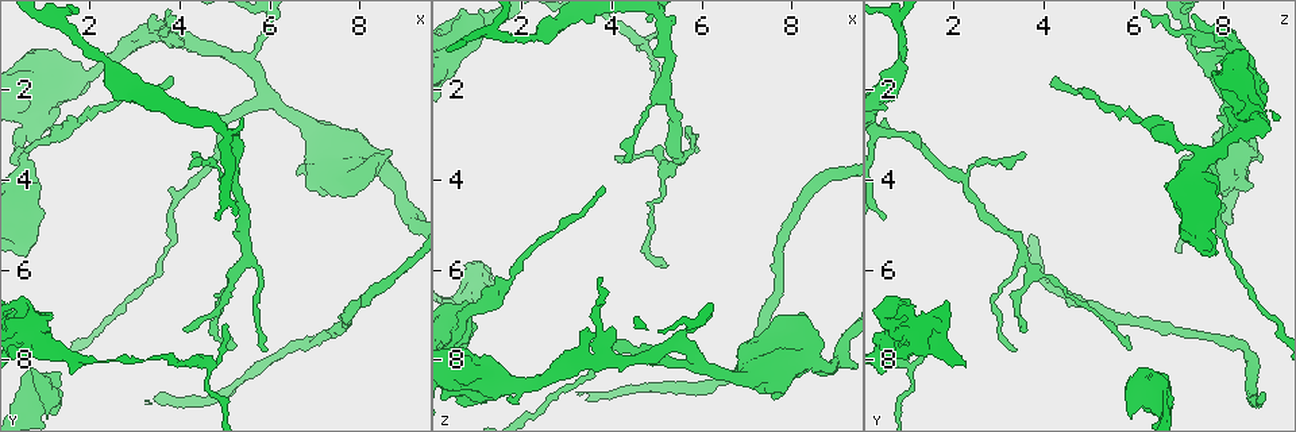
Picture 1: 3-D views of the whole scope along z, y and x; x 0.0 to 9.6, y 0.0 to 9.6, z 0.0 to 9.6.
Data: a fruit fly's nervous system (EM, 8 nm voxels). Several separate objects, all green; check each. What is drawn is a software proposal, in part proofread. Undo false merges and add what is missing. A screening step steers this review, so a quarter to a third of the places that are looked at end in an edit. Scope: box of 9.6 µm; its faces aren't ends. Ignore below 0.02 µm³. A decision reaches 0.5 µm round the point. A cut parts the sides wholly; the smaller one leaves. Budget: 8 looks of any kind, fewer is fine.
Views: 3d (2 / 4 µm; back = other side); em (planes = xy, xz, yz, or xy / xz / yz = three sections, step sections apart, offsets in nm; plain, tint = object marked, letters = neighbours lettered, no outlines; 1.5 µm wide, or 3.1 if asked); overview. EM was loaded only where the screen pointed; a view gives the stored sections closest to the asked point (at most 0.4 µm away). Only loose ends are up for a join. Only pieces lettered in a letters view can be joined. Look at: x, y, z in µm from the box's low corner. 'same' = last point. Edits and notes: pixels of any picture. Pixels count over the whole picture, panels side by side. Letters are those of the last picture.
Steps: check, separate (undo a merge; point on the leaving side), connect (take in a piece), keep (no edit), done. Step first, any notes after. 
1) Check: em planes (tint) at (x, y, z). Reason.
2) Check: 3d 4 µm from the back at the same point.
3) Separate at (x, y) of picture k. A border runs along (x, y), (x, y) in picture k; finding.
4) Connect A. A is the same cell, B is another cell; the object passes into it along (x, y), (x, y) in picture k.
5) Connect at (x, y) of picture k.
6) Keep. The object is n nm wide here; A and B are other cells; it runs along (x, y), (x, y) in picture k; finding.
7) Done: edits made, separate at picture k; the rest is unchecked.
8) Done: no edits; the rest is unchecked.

Check: 3d 4 µm at (2.60, 1.65, 0.60). Thick turns thin.

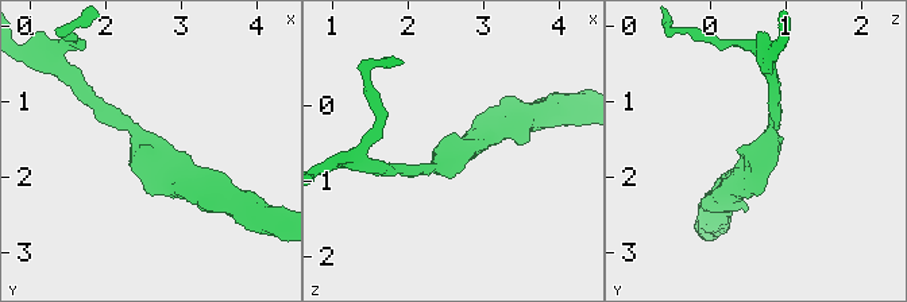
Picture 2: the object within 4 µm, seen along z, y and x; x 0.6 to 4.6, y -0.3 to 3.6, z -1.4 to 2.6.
Check: em planes (letters) at (2.55, 1.75, 0.65). The arms are 180, 380 nm wide.

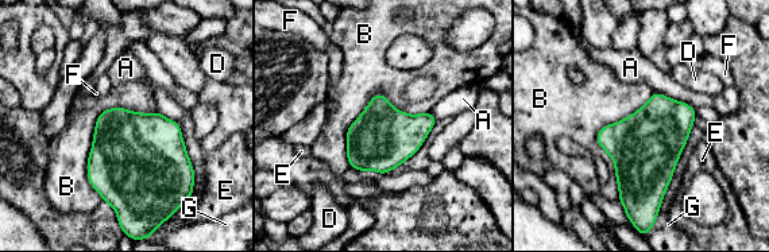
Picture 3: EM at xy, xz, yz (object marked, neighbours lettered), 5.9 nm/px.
Keep. A, B, D, E, F and G are other cells; a border runs along (157, 111), (97, 117), (103, 201) in picture 3; one neuron here.

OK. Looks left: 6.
Check: em xy step 4 (letters) at (4.15, 7.35, 3.50). Free end.

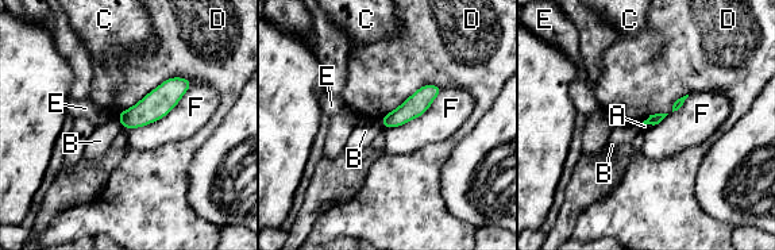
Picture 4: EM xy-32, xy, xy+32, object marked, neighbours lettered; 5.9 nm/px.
Check: em yz step 8 (letters) at the same point.

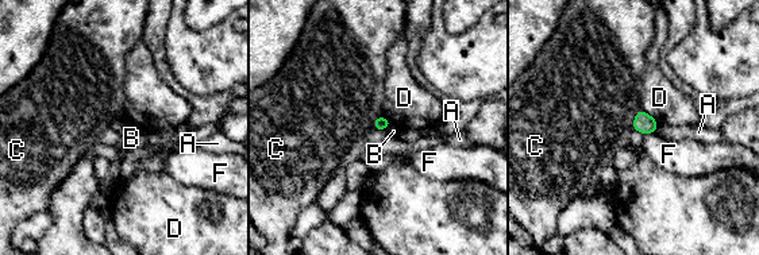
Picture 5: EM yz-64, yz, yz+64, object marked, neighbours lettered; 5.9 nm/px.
Keep. A, B, C, D and F are other cells; a border runs along (640, 108), (630, 127) in picture 5; no lettered piece goes on from it.

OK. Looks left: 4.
Check: 3d 2 µm at (5.15, 7.75, 5.95). End of a long branch.

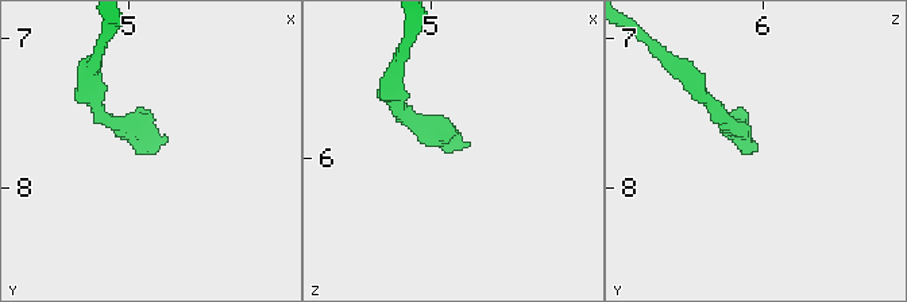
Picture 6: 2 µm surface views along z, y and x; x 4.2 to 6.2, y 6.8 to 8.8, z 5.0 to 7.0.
Check: em planes (letters) at (5.20, 7.74, 5.94).

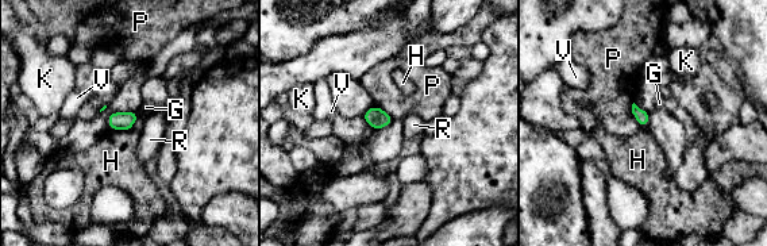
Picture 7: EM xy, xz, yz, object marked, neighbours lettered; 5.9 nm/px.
Keep. The object is 80 nm wide here; G, H, K, P, R and V are other cells; a border runs along (110, 127), (131, 129) in picture 7; none of them fits.

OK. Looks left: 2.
Check: em planes (letters) at (3.50, 8.75, 8.85). Branch stops here.

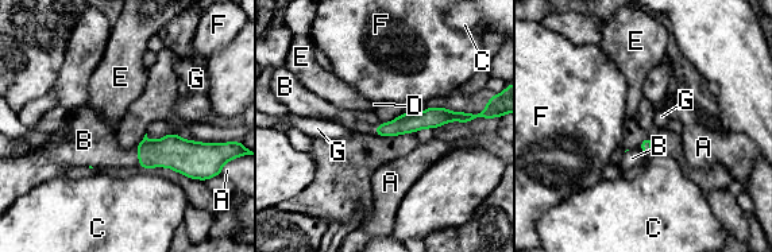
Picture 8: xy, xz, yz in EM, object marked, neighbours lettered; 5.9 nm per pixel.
Connect B. The longest contact is with B, 120 nm; B is the same cell, A, C, D, E, F and G are other cells; the object passes into it along (174, 152), (138, 156), (97, 146) in picture 8; the neuron continues.

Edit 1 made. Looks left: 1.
Done: edits made, connect at picture 8; the rest is unchecked.

